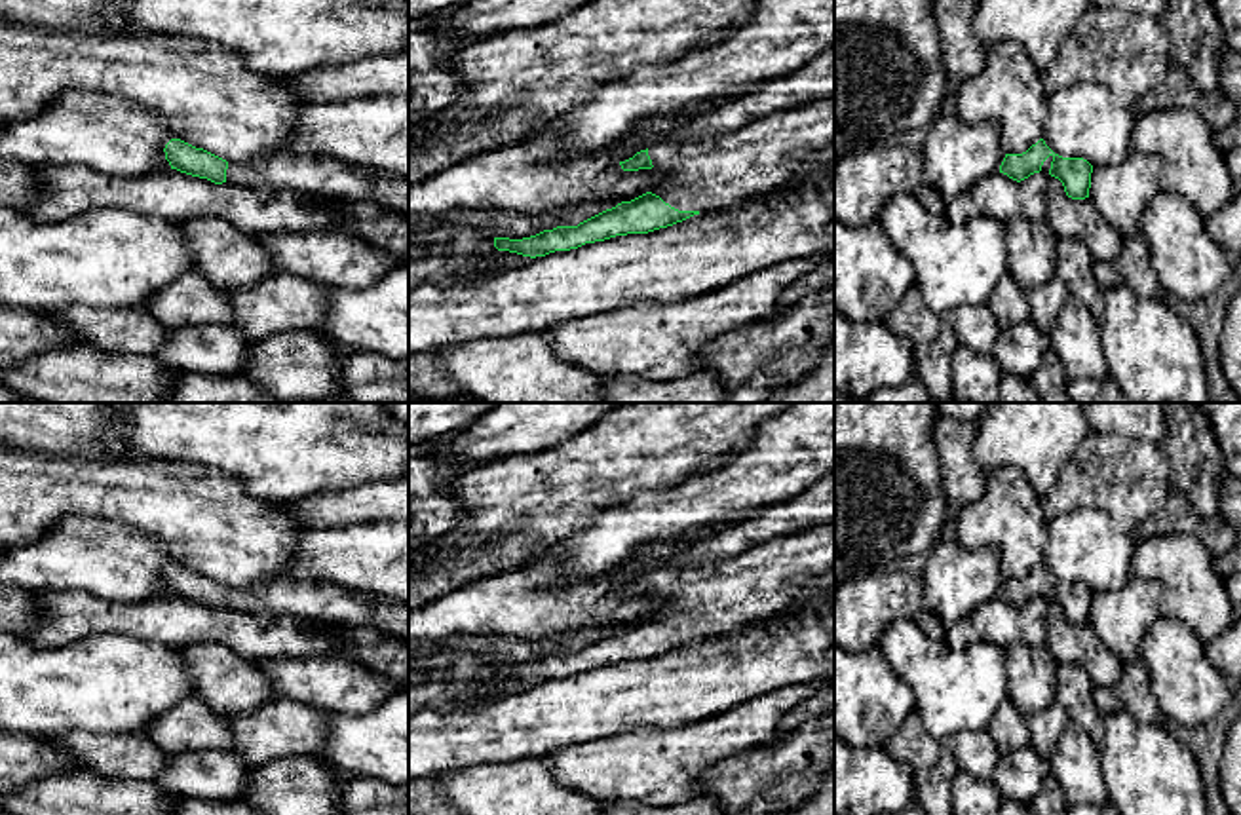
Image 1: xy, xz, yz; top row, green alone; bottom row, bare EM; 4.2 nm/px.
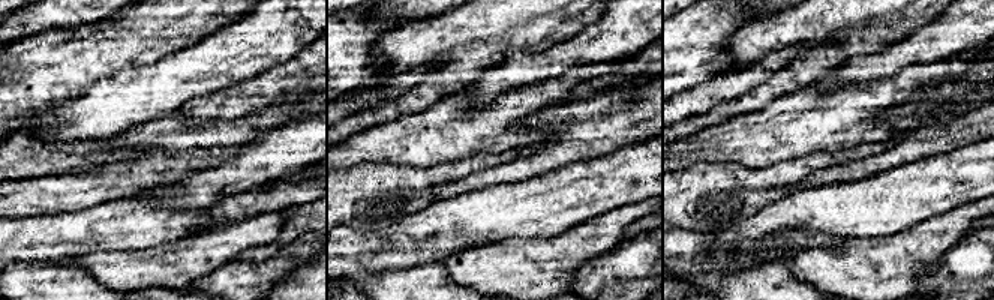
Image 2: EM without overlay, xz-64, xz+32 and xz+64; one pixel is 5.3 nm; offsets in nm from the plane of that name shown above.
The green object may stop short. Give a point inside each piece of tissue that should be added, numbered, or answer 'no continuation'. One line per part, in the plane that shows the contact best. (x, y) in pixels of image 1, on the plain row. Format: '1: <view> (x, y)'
1: xz (700, 601)

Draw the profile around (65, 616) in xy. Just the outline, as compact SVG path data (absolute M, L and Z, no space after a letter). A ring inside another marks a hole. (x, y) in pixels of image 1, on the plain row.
M82 591L36 593L40 623L27 635L36 646L65 646L103 633L144 644L184 648L219 642L249 659L340 655L342 640L329 625L268 612L215 610L177 595L122 602Z

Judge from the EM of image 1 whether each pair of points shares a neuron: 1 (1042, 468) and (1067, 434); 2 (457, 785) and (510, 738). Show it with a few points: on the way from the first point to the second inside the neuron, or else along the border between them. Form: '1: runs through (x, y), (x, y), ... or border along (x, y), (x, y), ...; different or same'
1: runs through (1042, 460), (1059, 441); same
2: border along (523, 758), (468, 764), (445, 770), (436, 777); different

